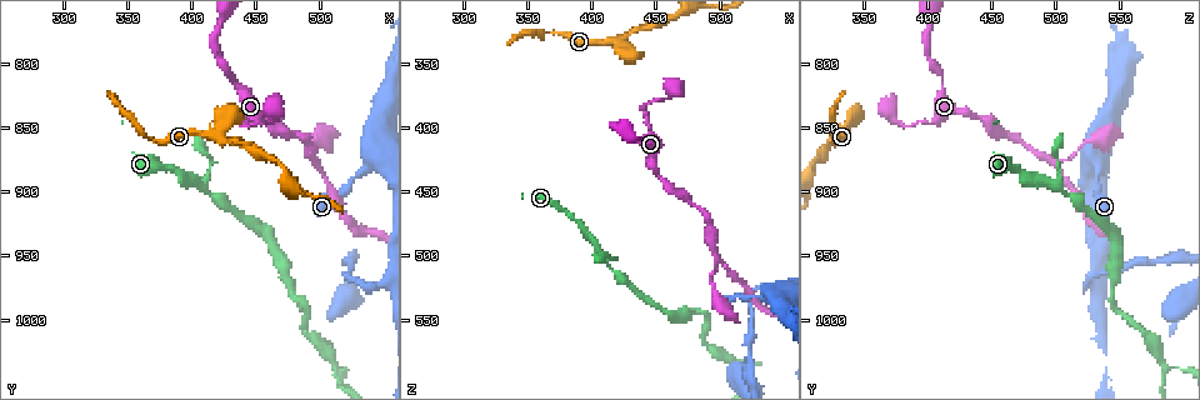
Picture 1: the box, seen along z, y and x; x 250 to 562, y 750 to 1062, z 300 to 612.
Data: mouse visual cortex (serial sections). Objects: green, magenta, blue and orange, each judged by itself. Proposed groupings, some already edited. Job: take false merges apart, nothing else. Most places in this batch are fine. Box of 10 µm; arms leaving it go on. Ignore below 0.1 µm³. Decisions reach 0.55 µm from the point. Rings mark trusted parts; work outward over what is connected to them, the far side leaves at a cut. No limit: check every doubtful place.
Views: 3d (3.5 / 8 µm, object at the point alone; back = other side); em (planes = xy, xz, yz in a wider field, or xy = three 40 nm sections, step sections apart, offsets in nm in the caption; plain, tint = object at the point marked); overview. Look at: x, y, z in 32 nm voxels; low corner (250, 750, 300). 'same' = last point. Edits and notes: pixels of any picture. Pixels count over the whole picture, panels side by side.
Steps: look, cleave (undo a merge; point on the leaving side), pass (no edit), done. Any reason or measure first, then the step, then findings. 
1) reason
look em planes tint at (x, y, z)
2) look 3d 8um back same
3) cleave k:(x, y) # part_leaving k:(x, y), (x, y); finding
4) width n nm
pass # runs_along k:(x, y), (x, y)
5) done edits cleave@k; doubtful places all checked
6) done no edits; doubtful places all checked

thin neck
look 3d 3.5um at (412, 902, 510)

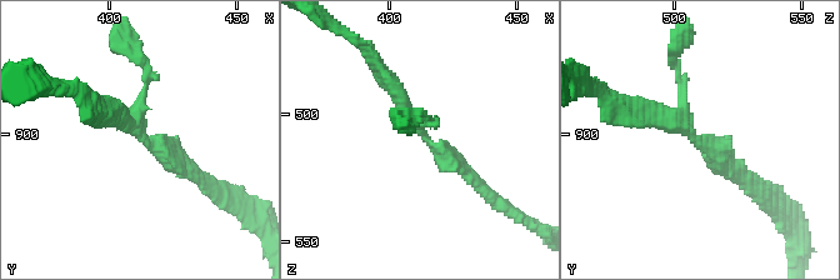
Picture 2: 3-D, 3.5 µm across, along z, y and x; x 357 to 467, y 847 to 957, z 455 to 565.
now the EM
look em xy step 5 tint at (415, 903, 510)

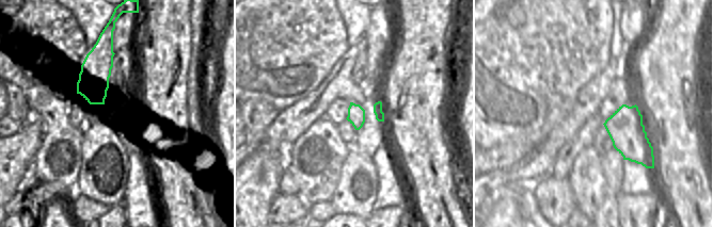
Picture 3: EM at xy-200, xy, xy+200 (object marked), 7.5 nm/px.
look em xy step 3 tint same

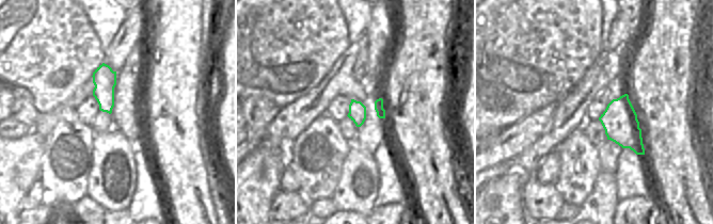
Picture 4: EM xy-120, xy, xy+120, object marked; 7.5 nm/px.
pass # continuous, no second cell

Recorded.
thin neck
look 3d 3.5um back at (510, 1038, 584)

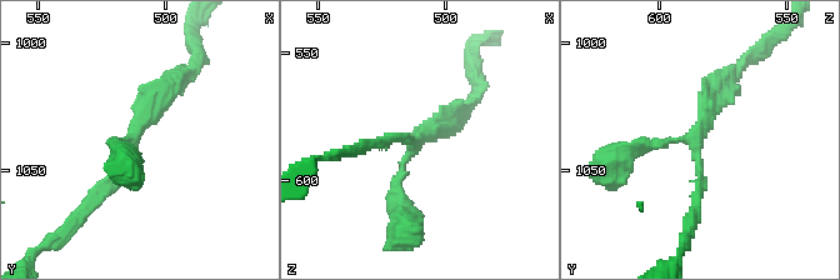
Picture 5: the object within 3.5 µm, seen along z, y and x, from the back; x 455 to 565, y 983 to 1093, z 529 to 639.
arms 3; arm_widths 150, 150, 250 nm; need the tissue
look em planes tint at (511, 1035, 585)

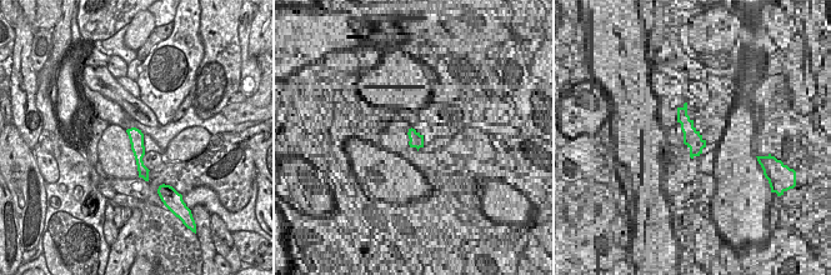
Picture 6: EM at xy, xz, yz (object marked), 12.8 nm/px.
pass # runs_along 6:(130, 131), (136, 138), (145, 175); all the same cell

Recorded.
sudden change in width
look 3d 3.5um at (542, 974, 522)

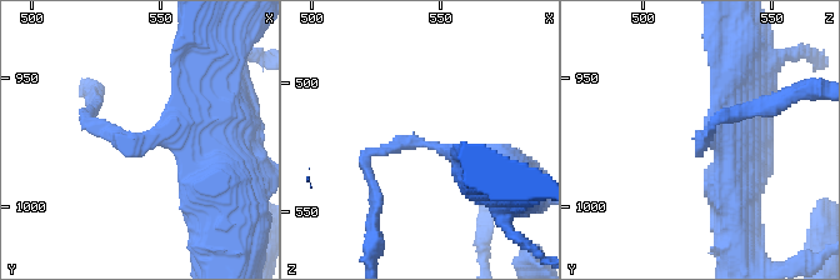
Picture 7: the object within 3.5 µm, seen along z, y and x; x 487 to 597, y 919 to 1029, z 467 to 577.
arm_widths 150, 350 nm
look em xy step 1 tint at (543, 972, 523)

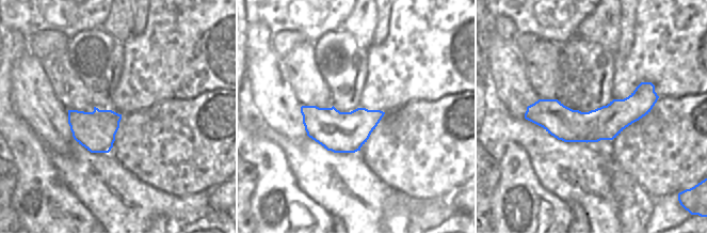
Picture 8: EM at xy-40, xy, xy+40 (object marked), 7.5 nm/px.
pass # runs_along 7:(189, 86), (161, 136), (120, 140), (89, 114); continuous, no second cell

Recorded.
narrows sharply
look em xy step 2 tint at (434, 860, 324)

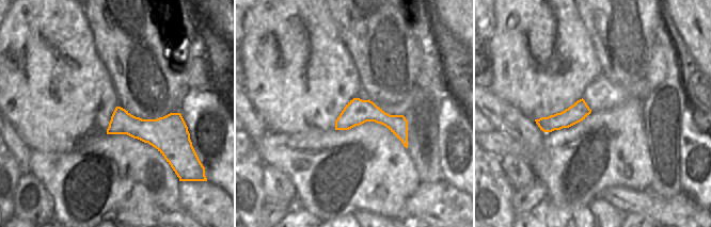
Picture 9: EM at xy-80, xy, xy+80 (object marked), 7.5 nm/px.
wider look
look 3d 3.5um same

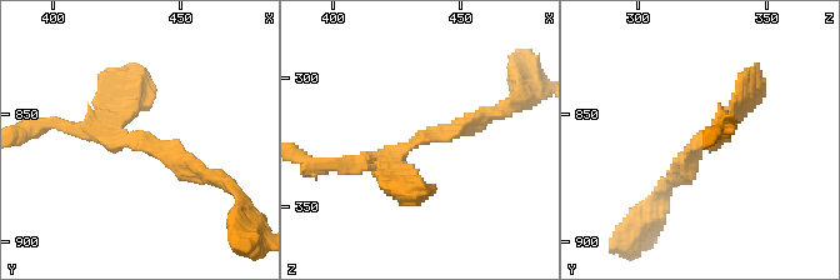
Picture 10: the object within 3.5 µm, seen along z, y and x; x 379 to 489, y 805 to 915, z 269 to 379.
width 190 nm
pass # runs_along 10:(338, 166), (391, 160), (484, 115); one cell here

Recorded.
done no edits; doubtful places all checked

